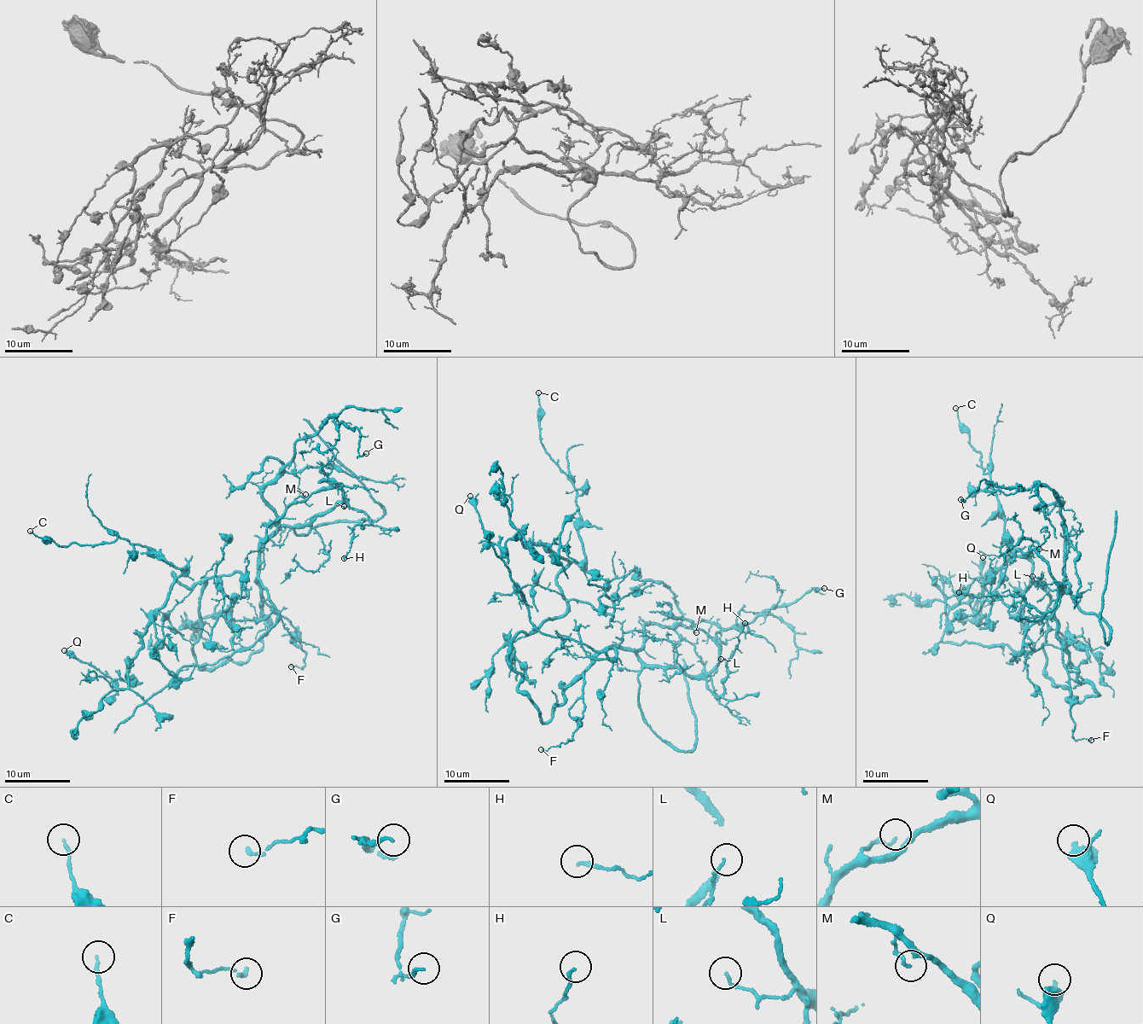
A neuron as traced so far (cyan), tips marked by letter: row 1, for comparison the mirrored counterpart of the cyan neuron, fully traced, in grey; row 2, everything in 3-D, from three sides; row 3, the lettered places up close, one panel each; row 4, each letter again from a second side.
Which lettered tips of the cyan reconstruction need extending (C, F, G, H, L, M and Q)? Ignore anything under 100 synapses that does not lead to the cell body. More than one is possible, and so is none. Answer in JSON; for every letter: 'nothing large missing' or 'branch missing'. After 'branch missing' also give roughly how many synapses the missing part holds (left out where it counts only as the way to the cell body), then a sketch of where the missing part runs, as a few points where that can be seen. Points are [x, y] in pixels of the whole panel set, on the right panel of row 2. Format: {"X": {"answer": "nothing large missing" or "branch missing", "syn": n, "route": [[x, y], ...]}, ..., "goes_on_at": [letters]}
{"C": {"answer": "nothing large missing"}, "F": {"answer": "nothing large missing"}, "G": {"answer": "nothing large missing"}, "H": {"answer": "nothing large missing"}, "L": {"answer": "nothing large missing"}, "M": {"answer": "nothing large missing"}, "Q": {"answer": "nothing large missing"}, "goes_on_at": []}

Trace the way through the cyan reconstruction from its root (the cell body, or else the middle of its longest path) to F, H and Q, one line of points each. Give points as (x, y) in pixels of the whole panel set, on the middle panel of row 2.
F: (540, 713), (545, 722), (551, 718), (565, 702), (565, 689), (583, 677), (584, 711), (571, 740), (541, 749)
H: (540, 713), (545, 722), (551, 718), (565, 689), (618, 644), (642, 661), (707, 681), (717, 696), (745, 623)
Q: (540, 713), (519, 690), (509, 645), (564, 613), (556, 577), (568, 563), (542, 544), (487, 541), (470, 496)

